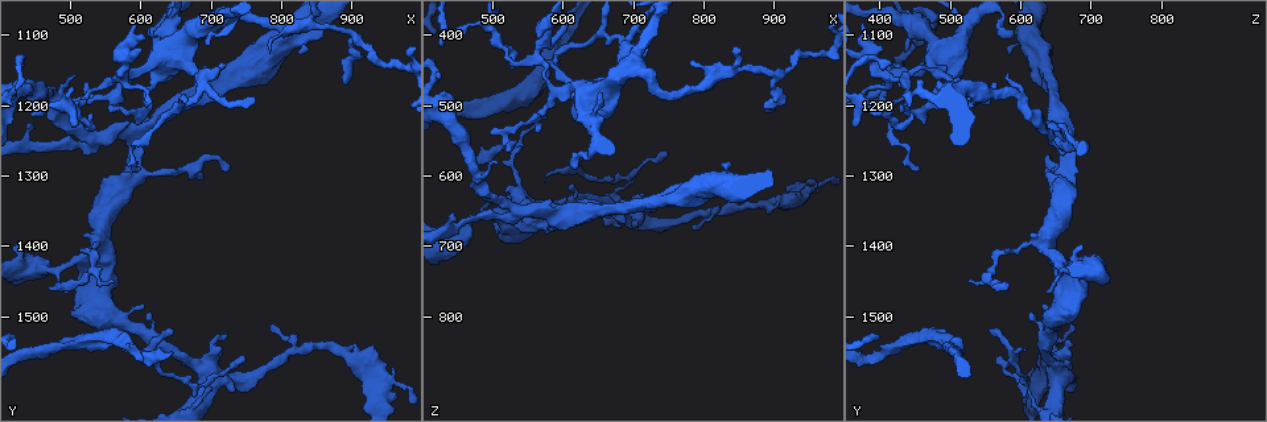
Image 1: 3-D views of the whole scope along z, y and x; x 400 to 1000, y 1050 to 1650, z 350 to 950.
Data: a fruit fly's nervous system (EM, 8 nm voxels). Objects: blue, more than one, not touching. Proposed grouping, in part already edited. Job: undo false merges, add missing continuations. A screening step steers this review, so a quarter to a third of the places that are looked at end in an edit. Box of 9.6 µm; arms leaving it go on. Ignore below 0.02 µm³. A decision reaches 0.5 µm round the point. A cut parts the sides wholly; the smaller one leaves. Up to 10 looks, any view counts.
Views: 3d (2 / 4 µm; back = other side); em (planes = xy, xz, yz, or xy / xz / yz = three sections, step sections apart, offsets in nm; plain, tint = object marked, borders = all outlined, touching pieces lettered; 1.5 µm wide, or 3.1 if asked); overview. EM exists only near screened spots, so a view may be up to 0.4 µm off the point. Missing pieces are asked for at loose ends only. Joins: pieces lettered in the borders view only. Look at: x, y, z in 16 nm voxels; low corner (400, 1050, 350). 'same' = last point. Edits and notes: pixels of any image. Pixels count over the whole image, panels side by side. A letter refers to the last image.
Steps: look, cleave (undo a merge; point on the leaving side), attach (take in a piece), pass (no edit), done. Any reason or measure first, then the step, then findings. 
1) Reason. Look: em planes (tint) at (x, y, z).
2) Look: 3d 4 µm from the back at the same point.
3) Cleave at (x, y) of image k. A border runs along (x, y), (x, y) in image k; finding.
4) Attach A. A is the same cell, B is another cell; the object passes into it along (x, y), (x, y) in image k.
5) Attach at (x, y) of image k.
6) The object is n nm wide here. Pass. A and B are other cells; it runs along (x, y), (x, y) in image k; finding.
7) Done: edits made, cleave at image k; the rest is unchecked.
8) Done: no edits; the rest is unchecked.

Thick turns thin. Look: 3d 4 µm at (940, 1585, 625).

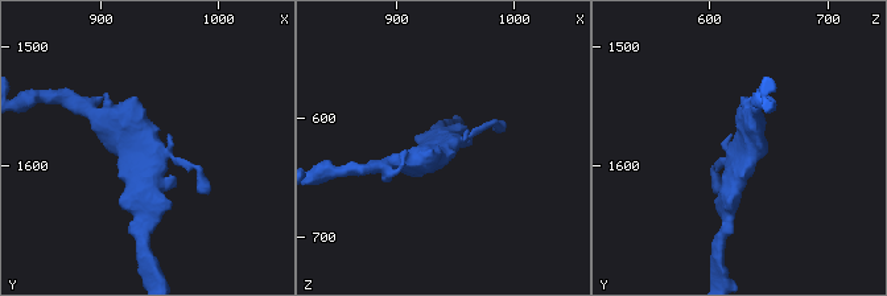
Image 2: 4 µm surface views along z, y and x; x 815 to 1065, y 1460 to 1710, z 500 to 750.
Look: em planes (borders) at (942, 1584, 626).

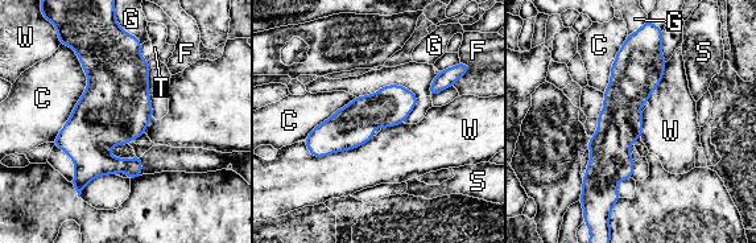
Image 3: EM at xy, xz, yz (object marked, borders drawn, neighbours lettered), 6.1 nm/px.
The longest contact is with C, 600 nm. Pass. C, F, G, S, T and W are other cells; a border runs along (65, 42), (87, 87), (56, 136) in image 3; all the same neuron.

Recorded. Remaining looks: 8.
Thin end. Look: em yz step 4 (tint) at (780, 1515, 680).

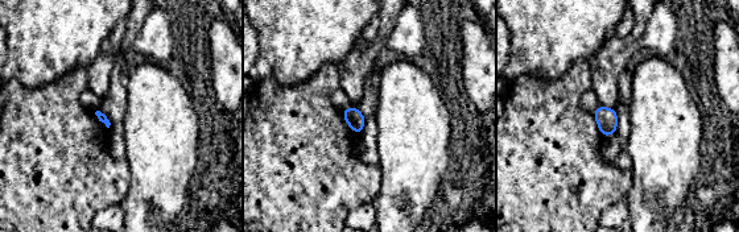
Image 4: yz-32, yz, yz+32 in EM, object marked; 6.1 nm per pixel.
Cut it another way. Look: em planes (borders) at the same point.

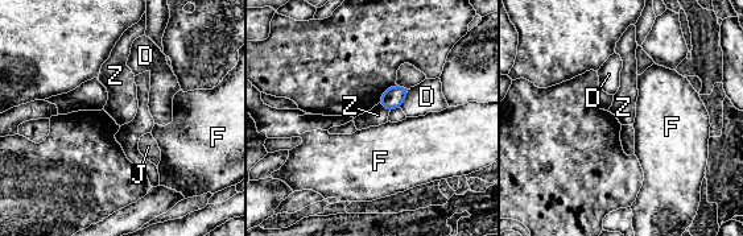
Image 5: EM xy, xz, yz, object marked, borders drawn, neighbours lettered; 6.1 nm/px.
Pass. D, F, J and Z are other cells; none of them fits.

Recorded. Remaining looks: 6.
Branch stops here. Look: em xy step 4 (borders) at (725, 1145, 425).

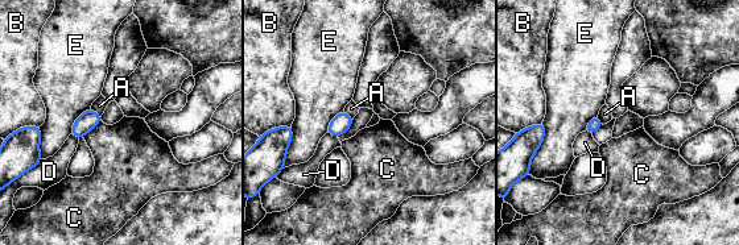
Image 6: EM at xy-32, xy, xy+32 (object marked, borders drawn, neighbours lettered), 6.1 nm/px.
Pass. A, B, C, D and E are other cells; a border runs along (100, 120), (82, 137) in image 6; no lettered piece goes on from it.

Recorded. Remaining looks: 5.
Branch point. Look: em xz step 4 (tint) at (535, 1250, 650).

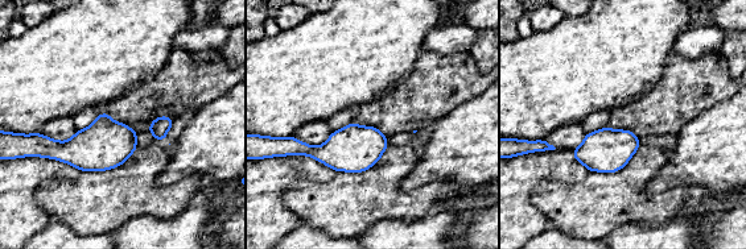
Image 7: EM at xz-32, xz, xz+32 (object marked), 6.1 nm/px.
Look: em planes (borders) at the same point.

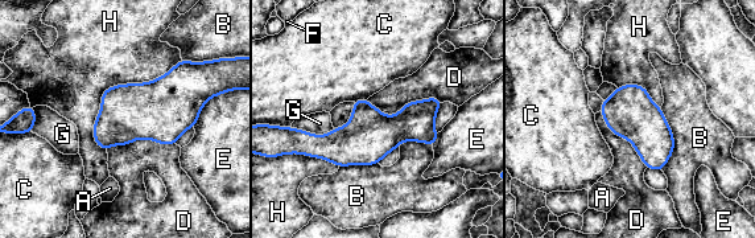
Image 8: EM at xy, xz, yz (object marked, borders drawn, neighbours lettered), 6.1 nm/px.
Pass. A, B, C, D, E, F, G and H are other cells; a border runs along (366, 99), (388, 115), (441, 102) in image 8; one neuron here.

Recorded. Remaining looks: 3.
Done: no edits; the rest is unchecked.

